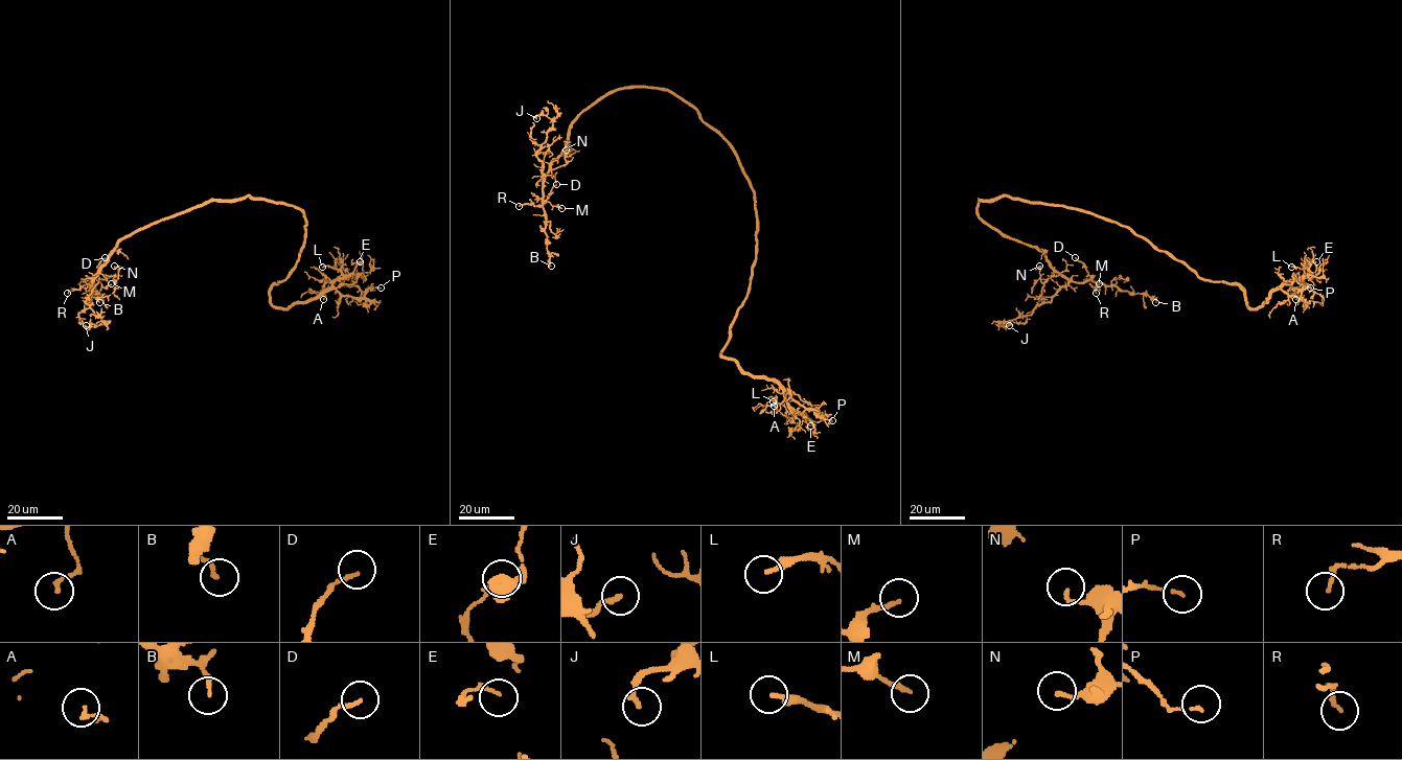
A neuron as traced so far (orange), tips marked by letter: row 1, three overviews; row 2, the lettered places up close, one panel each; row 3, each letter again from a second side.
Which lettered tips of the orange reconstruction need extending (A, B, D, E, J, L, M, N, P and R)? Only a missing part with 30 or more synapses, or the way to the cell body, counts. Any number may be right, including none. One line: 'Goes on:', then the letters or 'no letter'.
Goes on: no letter

